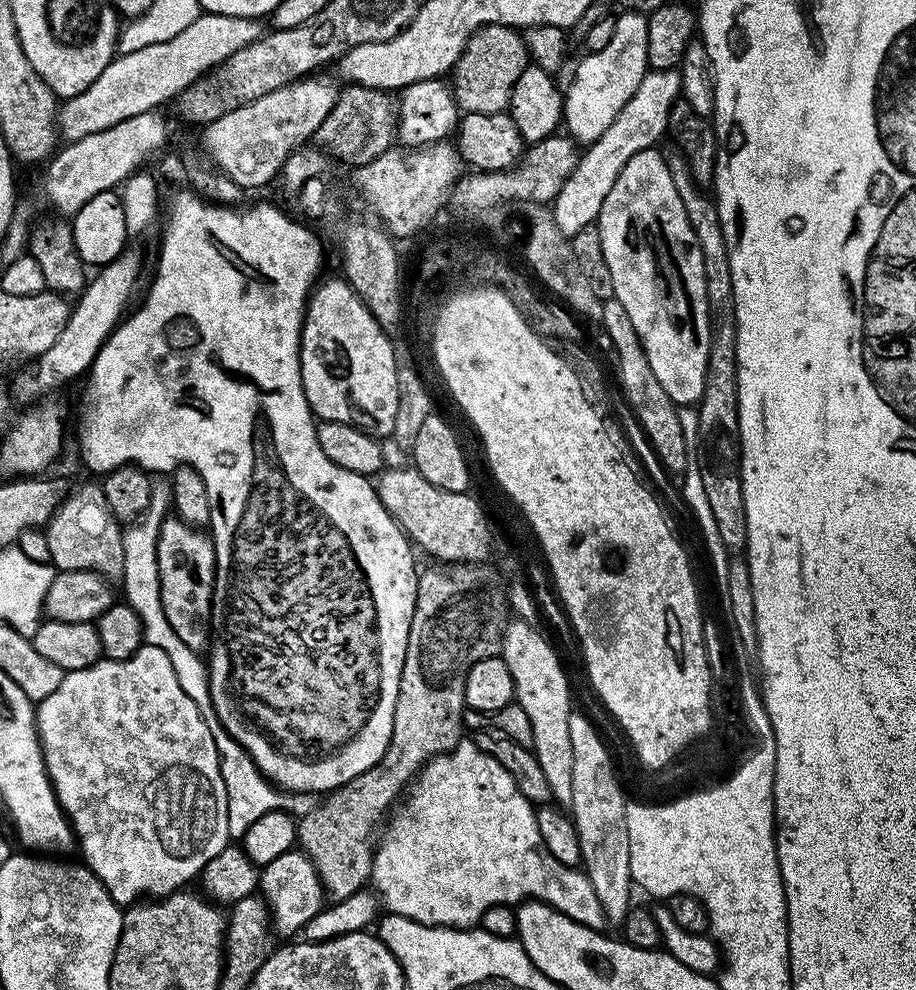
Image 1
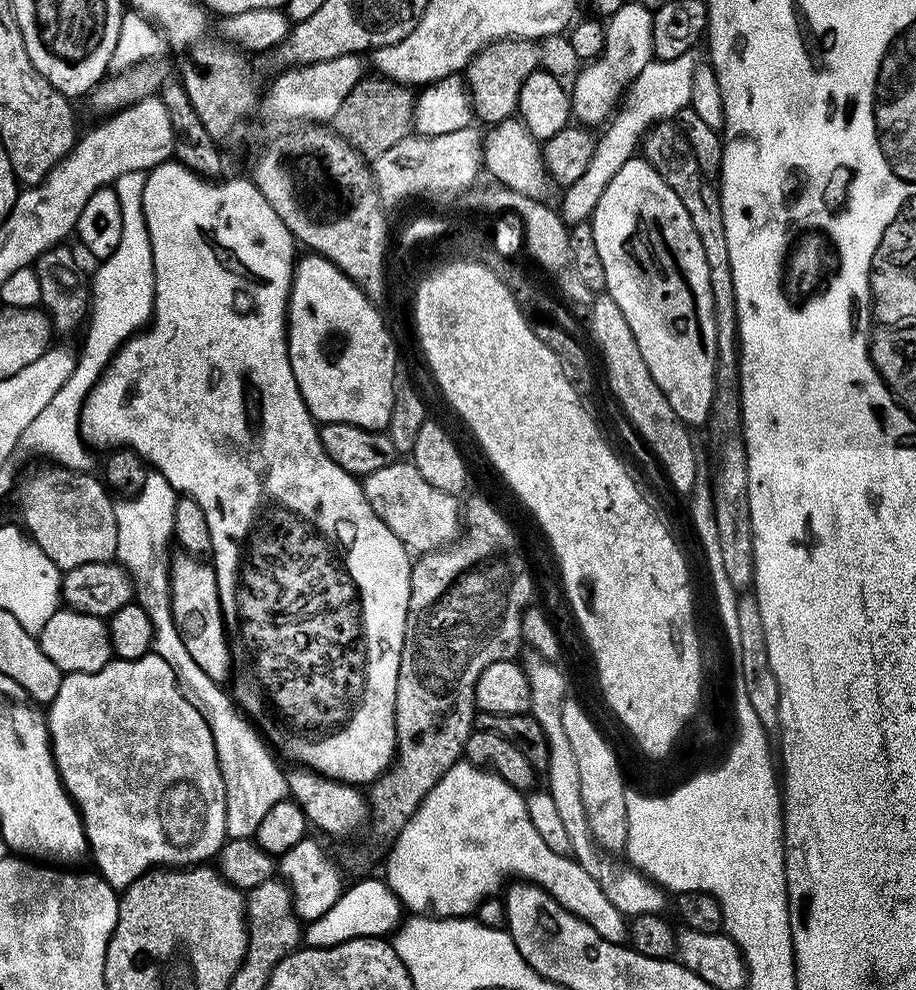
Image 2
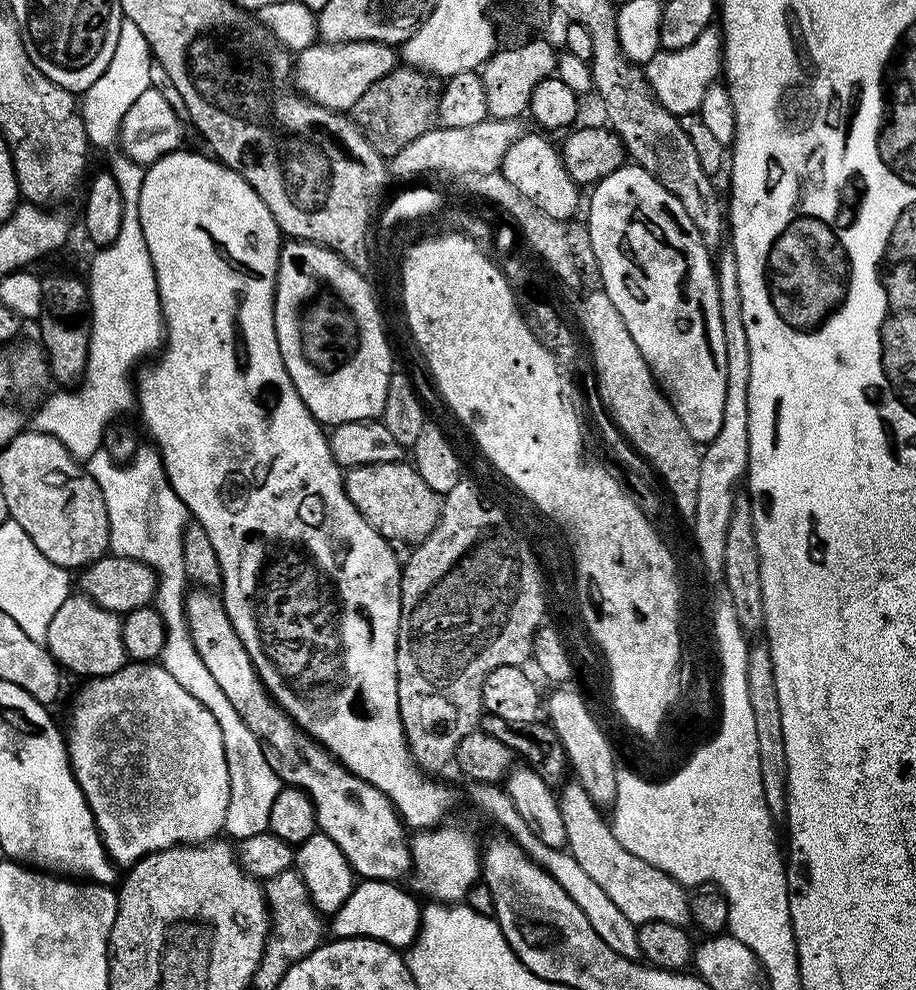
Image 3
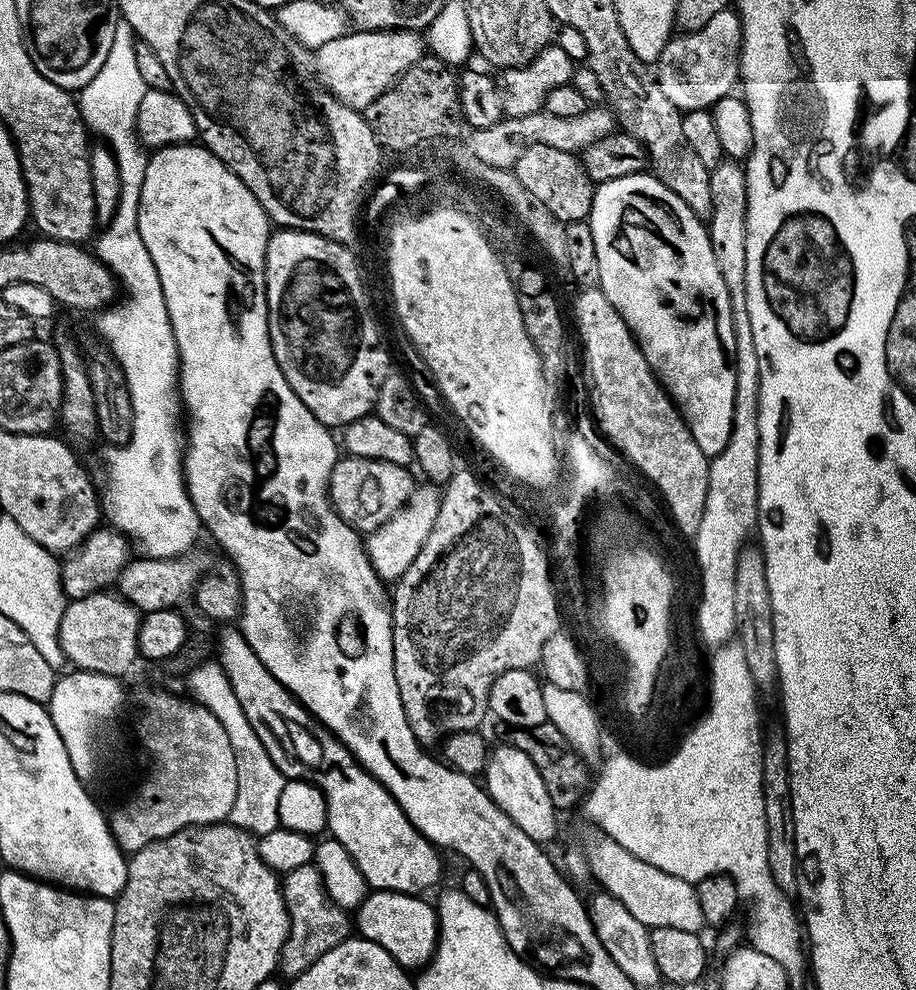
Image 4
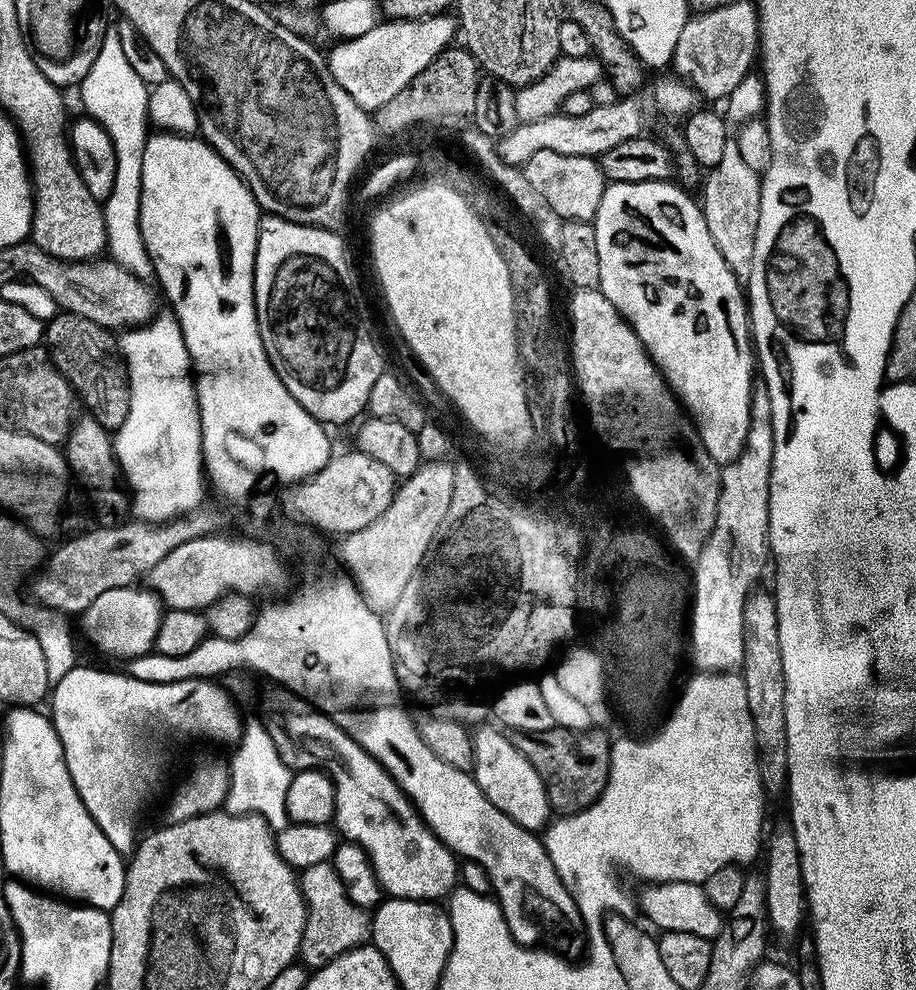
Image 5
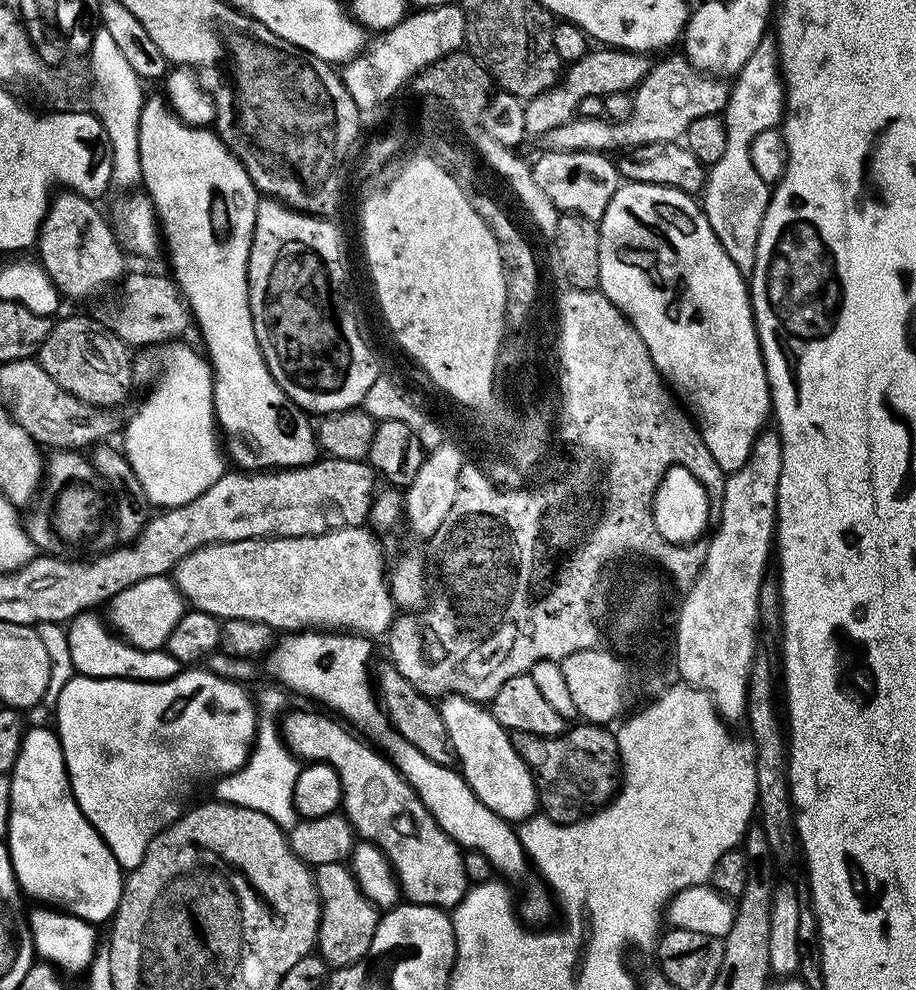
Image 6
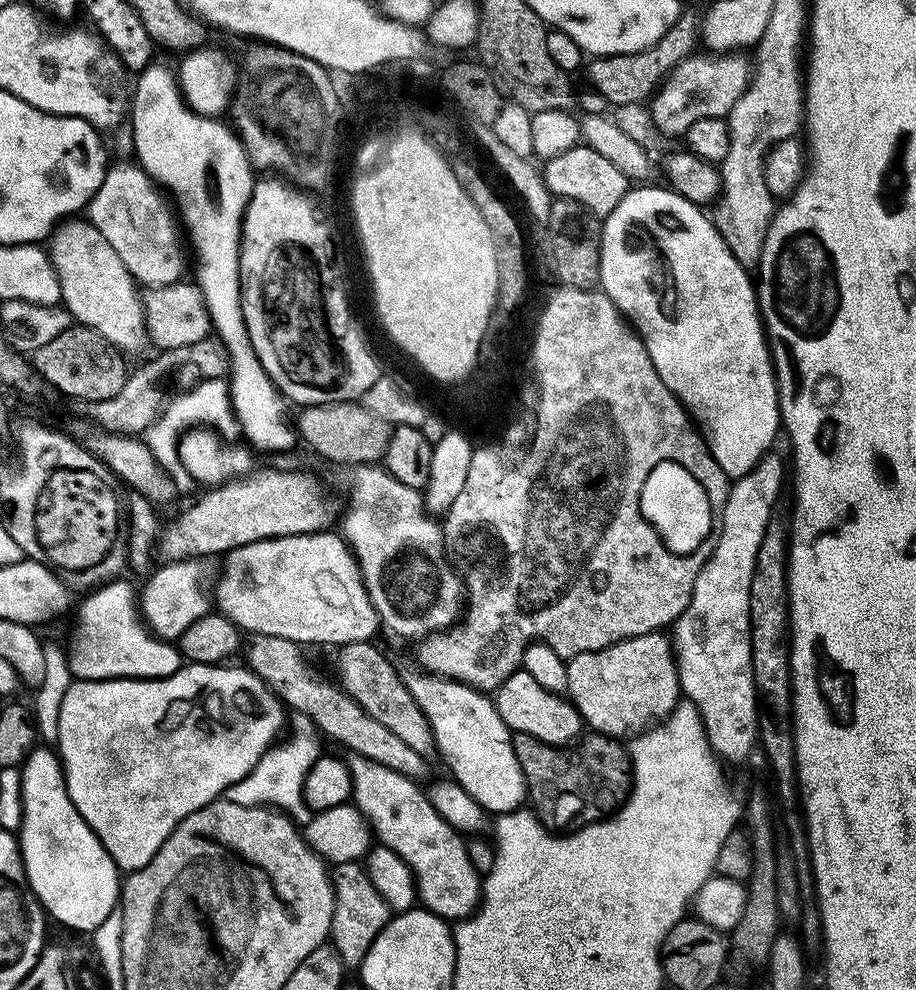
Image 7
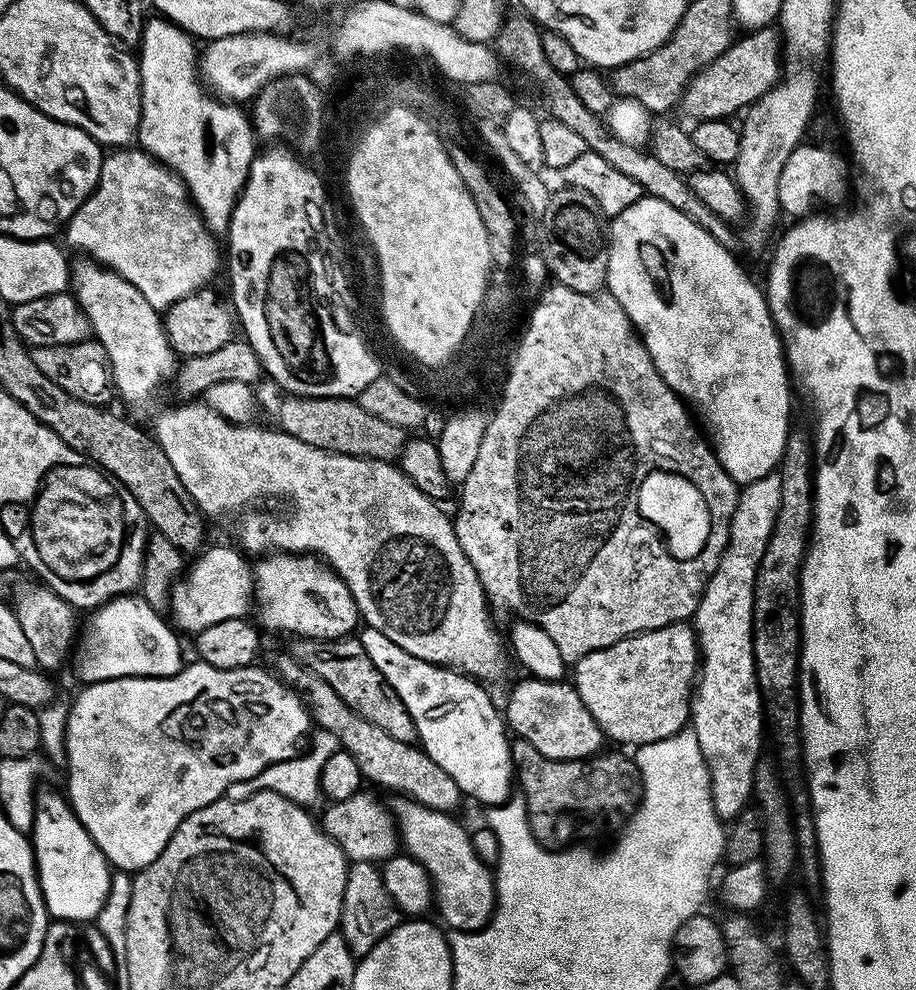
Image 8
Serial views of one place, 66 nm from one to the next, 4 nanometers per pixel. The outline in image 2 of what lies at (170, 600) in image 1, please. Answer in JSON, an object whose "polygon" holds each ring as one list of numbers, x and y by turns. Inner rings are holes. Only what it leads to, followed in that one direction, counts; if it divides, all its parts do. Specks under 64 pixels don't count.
{"polygon":[[180,550,177,553,177,556,175,553,171,557,168,573,172,613,174,622,178,626,178,634,182,634,182,646,186,646,190,658,198,662,201,670,206,670,211,680,227,681,234,668,234,657,228,630,224,627,216,569,211,563,205,562,201,557,191,556,189,552]]}

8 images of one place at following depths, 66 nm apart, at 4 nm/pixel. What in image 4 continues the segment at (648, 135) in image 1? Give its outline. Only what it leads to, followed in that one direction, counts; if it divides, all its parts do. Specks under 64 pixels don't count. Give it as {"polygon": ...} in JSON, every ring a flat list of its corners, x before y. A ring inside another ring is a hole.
{"polygon":[[729,10,710,18,702,30,694,30,683,34,673,35,662,54,654,61,654,71,658,86,662,86,662,94,674,102,674,106,681,112,693,112,703,108,711,109,712,105,721,100,723,96,733,95,735,86,740,80,740,48,744,44,744,27,740,25,740,13]]}

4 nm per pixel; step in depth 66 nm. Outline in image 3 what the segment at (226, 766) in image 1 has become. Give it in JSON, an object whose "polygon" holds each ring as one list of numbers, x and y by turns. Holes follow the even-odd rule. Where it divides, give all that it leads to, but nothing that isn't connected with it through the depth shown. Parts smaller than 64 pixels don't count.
{"polygon":[[141,447,127,467,117,467,120,469,116,472,116,480,120,483,121,492,116,496,116,504,114,500,108,546,115,555,134,558,149,564,156,571,158,583,154,607,166,630,162,653,164,669,174,674,185,696,191,696,197,705,201,704,212,715,211,723,216,724,222,732,222,746,225,747,230,776,230,804,226,810,223,831,233,841,248,840,251,836,262,835,267,828,269,831,282,781,266,762,260,739,253,734,250,726,246,726,246,722,242,722,242,718,238,718,238,710,234,710,226,693,218,690,218,682,214,682,210,670,206,670,206,662,198,658,198,650,194,650,194,638,190,638,184,601,190,581,184,574,182,554,184,530,190,523,190,513,182,498,178,498,170,486,164,459,155,447,147,447]]}

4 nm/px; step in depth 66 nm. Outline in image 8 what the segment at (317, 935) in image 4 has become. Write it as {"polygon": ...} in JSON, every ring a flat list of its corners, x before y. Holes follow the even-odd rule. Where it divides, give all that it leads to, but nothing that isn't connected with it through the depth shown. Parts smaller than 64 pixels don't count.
{"polygon":[[351,862,348,865,346,894,342,894,342,914,340,915,339,933,344,937,346,946,350,946,352,955,362,958,390,934,402,922,402,913,390,898,386,882,382,882,380,868,370,862]]}

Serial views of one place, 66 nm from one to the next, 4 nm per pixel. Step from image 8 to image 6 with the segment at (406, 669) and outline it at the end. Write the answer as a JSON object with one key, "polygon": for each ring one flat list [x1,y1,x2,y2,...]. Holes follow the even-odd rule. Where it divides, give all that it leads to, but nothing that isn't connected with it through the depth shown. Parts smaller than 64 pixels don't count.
{"polygon":[[448,694,439,701,440,717,448,731,448,741,452,743,455,759,464,781,478,794,478,798,494,814,498,814,509,822,523,822,537,811,536,783,532,781,530,770,522,762,522,758,514,750,509,729,504,728,493,718,491,711,485,705,477,704,475,700,467,700,462,694]]}

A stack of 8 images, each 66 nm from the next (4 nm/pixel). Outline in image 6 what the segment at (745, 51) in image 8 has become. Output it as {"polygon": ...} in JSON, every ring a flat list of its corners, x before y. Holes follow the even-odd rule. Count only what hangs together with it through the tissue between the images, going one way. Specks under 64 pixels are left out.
{"polygon":[[683,54,668,56,665,60,658,61,657,64,655,61,649,67,644,81,634,89,632,115,615,122,599,116,580,116,569,120,567,124,550,130,542,137,542,140,543,143,548,143,545,145,554,152,603,152,605,154,611,153,611,148,629,150,638,147,640,144,679,141,690,126,690,122,695,122,697,118,706,118,723,113,728,104,729,91,729,85,723,79,700,72,688,61,687,56]]}

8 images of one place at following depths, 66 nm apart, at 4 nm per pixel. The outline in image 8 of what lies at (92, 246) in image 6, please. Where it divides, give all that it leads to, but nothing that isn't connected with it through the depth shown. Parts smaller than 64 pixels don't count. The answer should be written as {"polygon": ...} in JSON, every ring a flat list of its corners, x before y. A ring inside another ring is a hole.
{"polygon":[[80,258,80,261,73,263,70,268,70,291,80,303,80,309,86,314,86,318,92,327,95,339,106,350,108,355,108,366,110,369,110,380,120,391,120,396,128,404,144,404,160,388,164,379,171,377,178,368,178,357,172,351,168,335,164,332,164,321,161,313,130,282,117,272,112,272,103,264,97,264,91,258]]}

